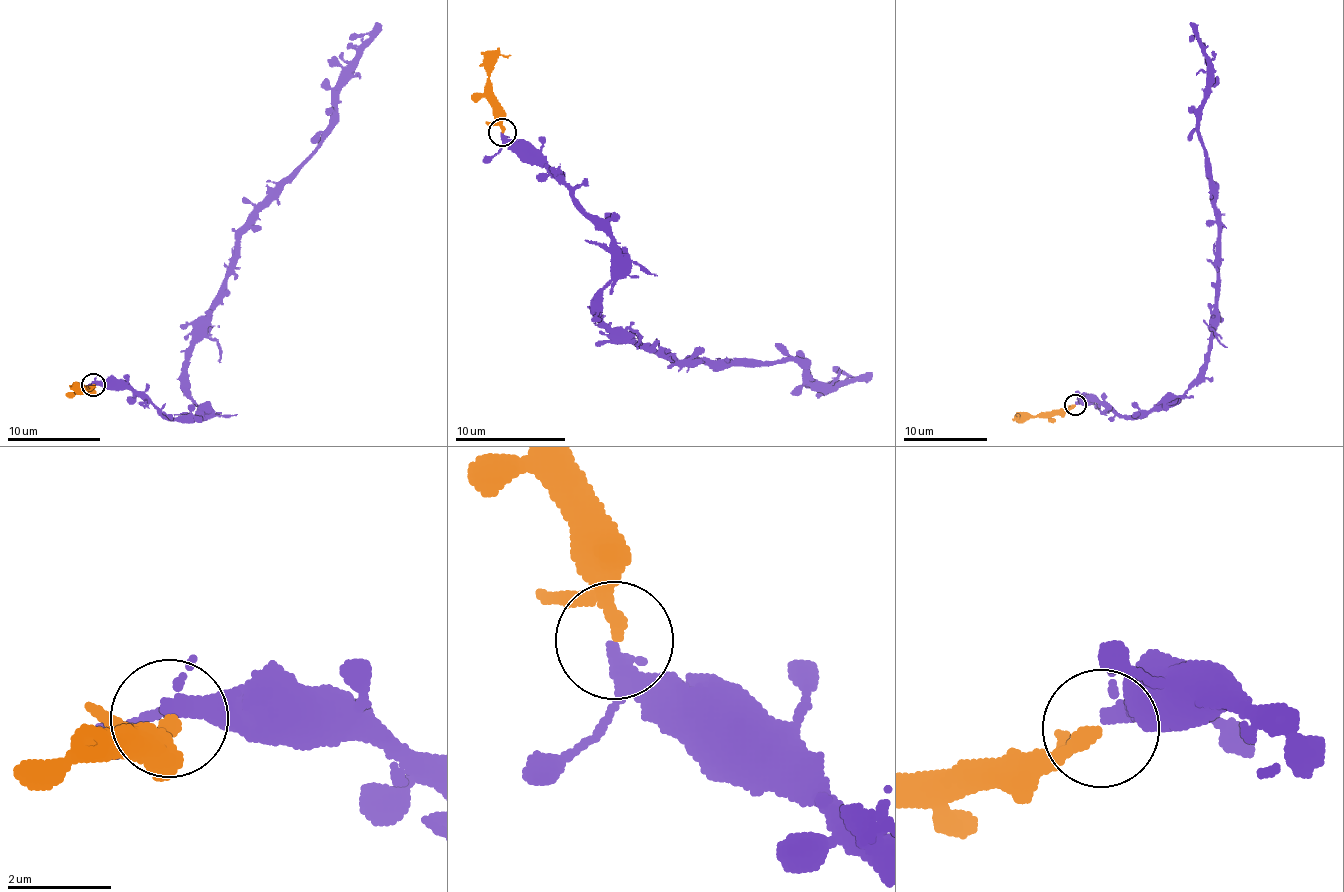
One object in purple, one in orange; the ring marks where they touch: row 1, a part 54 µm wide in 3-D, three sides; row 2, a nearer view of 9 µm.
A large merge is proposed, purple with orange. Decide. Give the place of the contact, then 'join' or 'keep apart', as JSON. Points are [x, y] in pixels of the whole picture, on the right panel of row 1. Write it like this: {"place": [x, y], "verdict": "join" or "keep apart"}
{"place": [1075, 405], "verdict": "join"}

